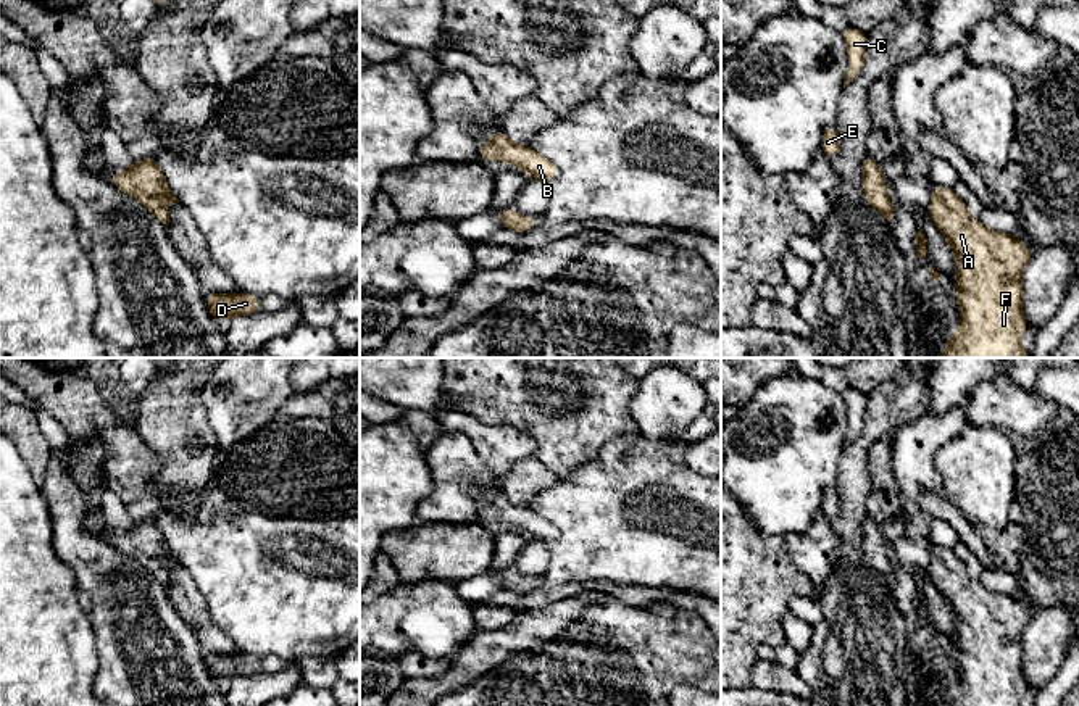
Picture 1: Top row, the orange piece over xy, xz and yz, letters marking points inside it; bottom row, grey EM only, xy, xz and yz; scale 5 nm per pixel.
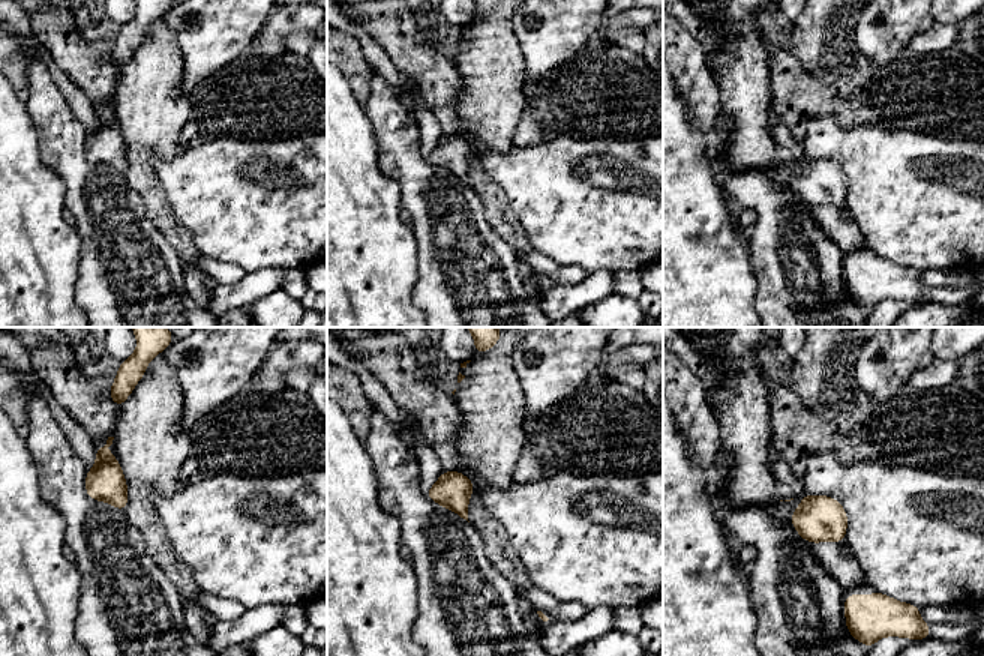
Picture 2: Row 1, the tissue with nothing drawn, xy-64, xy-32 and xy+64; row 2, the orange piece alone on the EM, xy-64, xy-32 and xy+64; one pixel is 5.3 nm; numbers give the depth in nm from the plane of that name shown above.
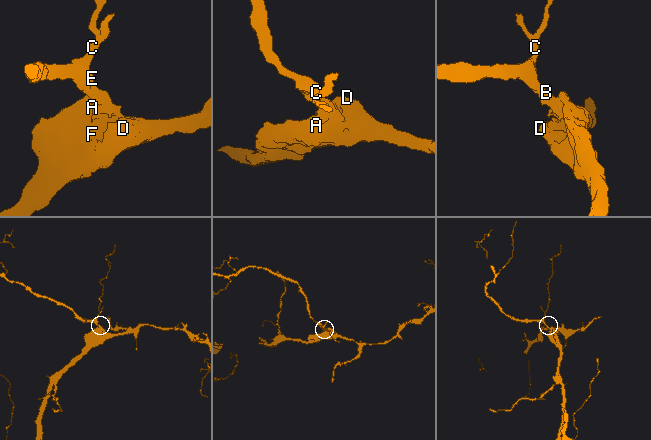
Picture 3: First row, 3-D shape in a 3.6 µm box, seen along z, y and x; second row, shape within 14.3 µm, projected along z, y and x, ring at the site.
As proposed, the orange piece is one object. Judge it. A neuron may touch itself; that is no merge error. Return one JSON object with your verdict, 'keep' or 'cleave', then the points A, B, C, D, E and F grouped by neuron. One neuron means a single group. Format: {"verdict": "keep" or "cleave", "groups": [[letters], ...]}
{"verdict": "keep", "groups": [["A", "B", "C", "D", "E", "F"]]}

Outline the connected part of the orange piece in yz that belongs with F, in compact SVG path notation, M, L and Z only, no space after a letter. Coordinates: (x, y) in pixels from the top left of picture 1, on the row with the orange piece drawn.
M934 185L927 213L955 253L960 326L939 358L1029 358L1023 348L1023 271L1032 256L1018 237L974 221L953 189Z

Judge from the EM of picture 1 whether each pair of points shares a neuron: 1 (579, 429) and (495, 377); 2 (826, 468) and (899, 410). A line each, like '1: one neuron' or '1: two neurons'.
1: one neuron
2: two neurons

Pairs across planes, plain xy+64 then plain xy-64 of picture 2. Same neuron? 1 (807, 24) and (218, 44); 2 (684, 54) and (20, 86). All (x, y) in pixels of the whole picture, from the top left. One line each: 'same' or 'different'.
1: different
2: same

